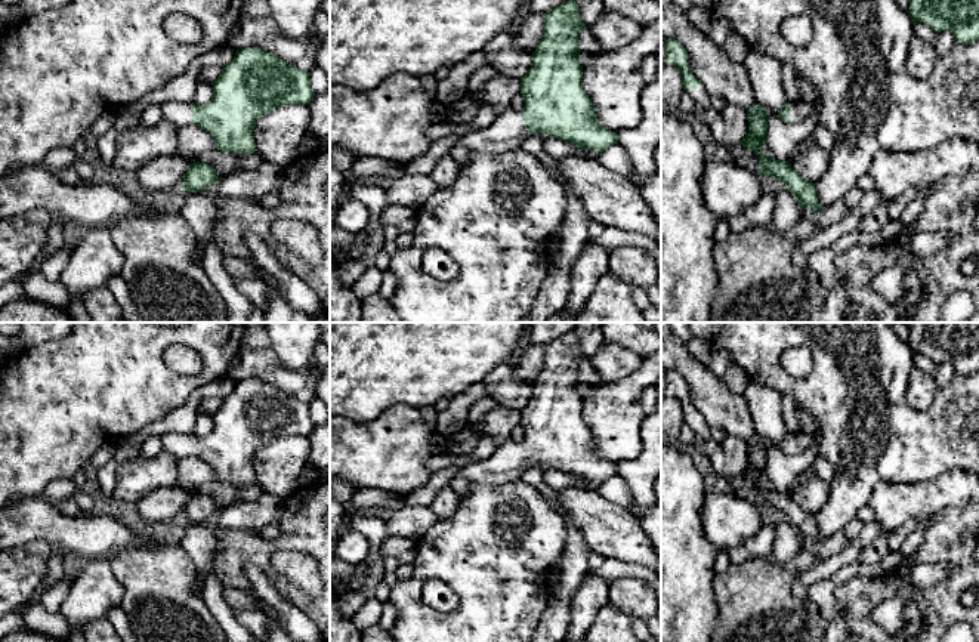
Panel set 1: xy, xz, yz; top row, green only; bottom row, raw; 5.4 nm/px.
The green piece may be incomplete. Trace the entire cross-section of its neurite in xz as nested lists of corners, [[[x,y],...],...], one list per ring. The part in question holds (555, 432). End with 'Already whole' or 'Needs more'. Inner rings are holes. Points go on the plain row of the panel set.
[[[575,331],[544,345],[544,367],[532,385],[531,399],[521,410],[524,441],[509,441],[497,445],[491,457],[461,466],[455,476],[467,479],[472,487],[492,487],[521,479],[525,467],[532,463],[544,464],[597,485],[602,485],[611,476],[617,476],[618,464],[611,464],[597,454],[594,436],[583,420],[583,396],[577,386],[581,383],[578,367],[586,358],[580,351]]]. Needs more

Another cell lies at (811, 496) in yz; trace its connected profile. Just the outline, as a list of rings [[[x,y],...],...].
[[[813,476],[807,482],[794,485],[790,496],[803,510],[816,515],[830,496],[830,487],[830,481]]]

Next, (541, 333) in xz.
[[[528,322],[525,339],[531,343],[547,345],[549,342],[574,331],[577,322]]]

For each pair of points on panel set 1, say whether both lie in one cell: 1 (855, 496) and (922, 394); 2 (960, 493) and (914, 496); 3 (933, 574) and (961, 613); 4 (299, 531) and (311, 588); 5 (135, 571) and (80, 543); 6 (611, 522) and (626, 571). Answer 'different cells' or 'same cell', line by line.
1: different cells
2: same cell
3: different cells
4: different cells
5: different cells
6: different cells

